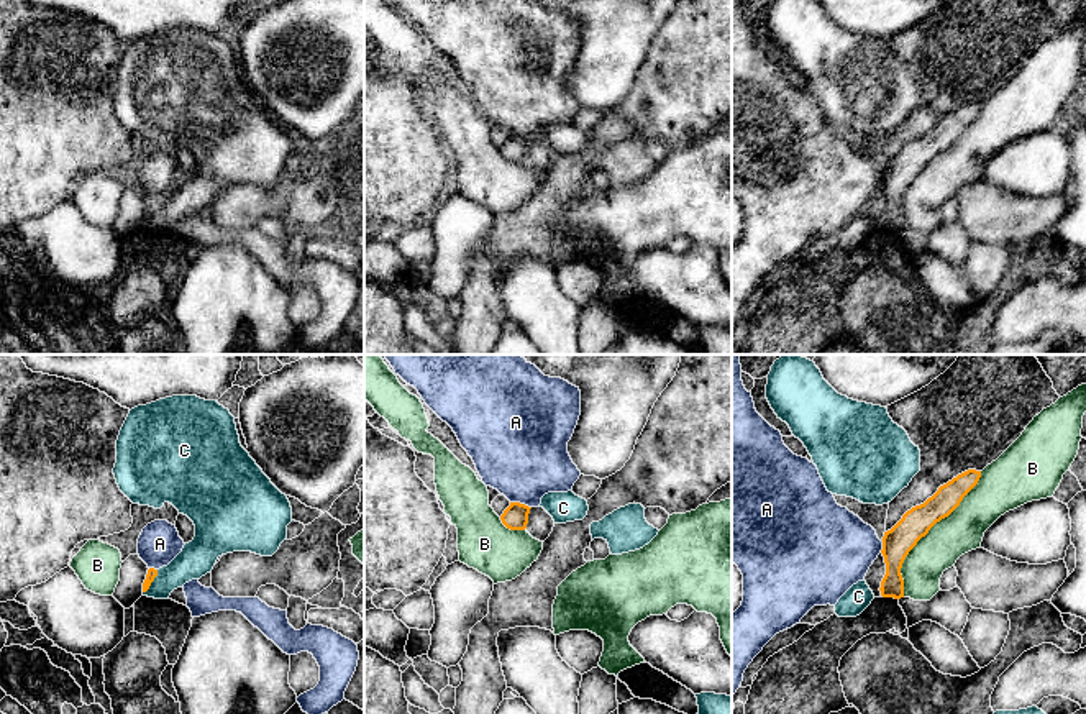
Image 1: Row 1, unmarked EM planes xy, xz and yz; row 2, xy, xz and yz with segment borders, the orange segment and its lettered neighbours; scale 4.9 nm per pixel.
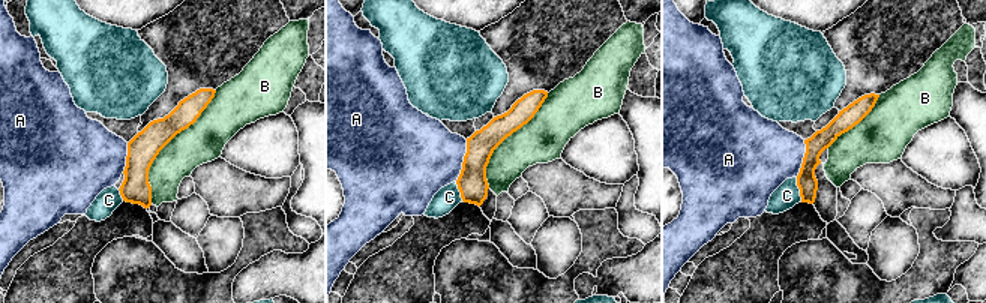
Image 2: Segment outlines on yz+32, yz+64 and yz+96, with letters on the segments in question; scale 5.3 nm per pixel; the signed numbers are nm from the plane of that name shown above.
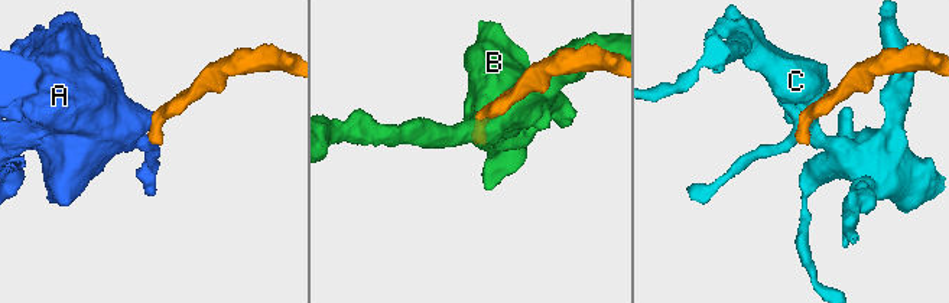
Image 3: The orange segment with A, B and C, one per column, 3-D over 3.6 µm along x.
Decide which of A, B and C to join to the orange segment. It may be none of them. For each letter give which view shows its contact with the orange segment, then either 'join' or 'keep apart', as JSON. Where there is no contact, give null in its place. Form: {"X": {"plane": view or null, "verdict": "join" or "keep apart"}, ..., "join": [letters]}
{"A": {"plane": "xz", "verdict": "join"}, "B": {"plane": "yz", "verdict": "keep apart"}, "C": {"plane": "xy", "verdict": "keep apart"}, "join": ["A"]}

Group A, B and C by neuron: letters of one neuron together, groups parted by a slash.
A / B / C

